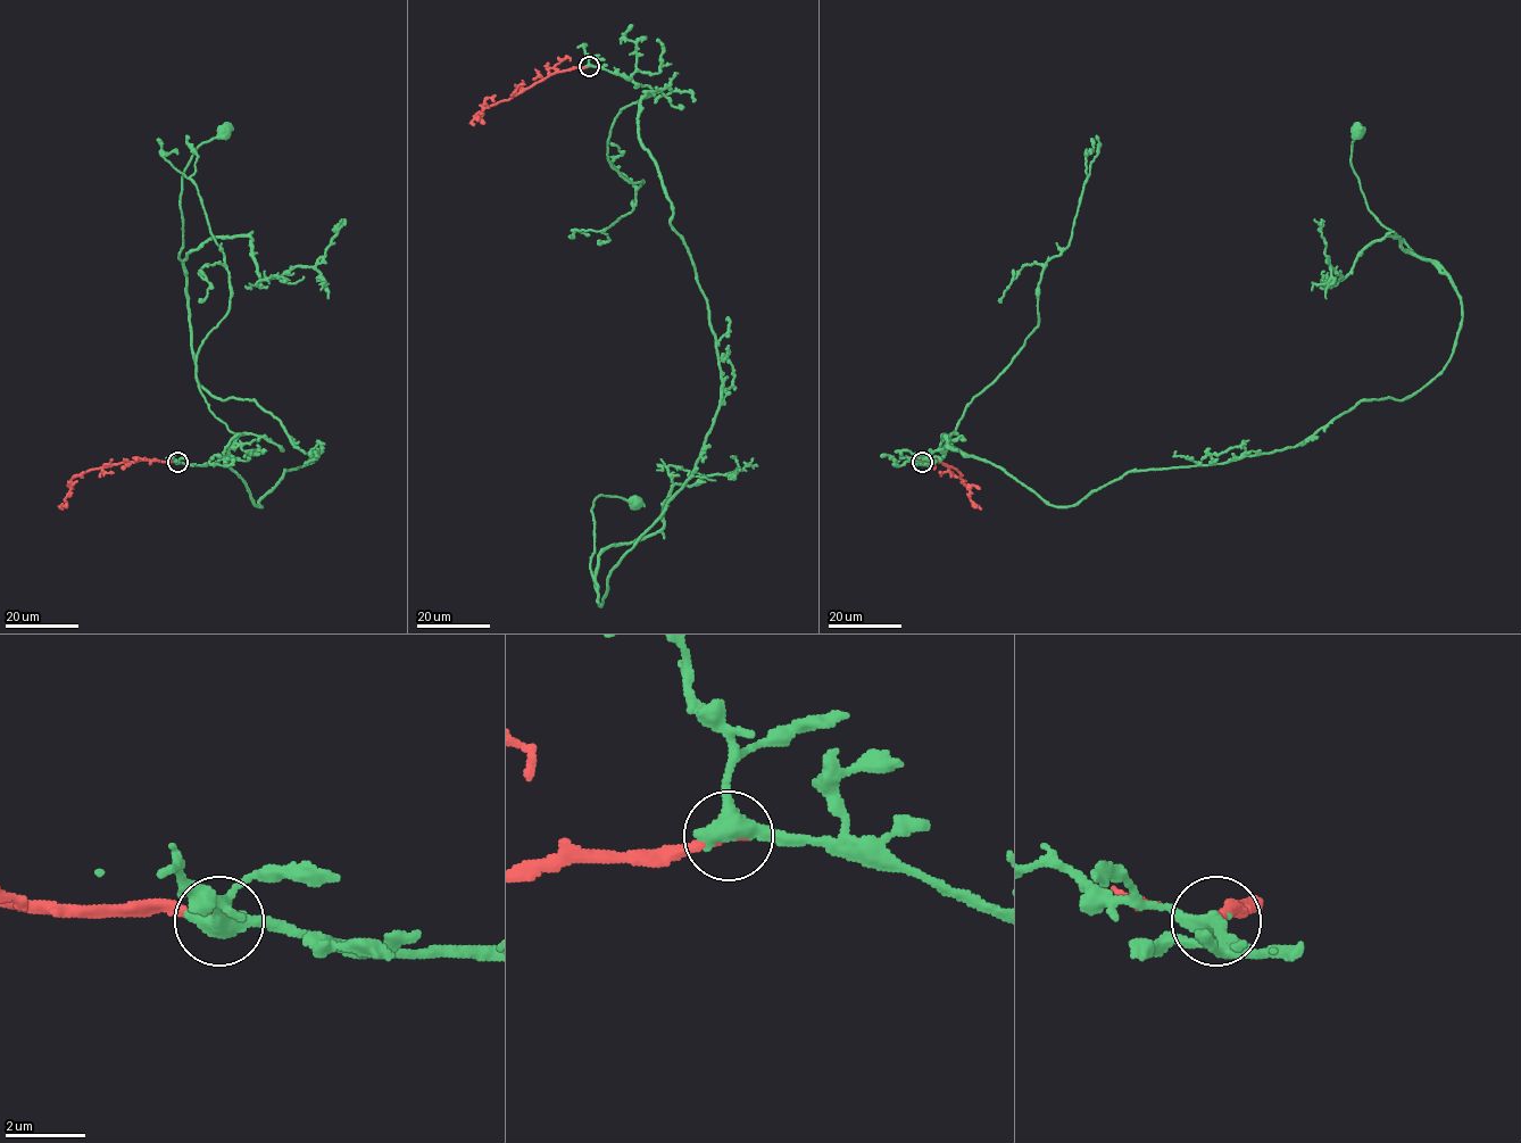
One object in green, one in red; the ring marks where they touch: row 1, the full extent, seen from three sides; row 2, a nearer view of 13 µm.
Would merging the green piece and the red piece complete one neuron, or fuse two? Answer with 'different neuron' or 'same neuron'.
same neuron

